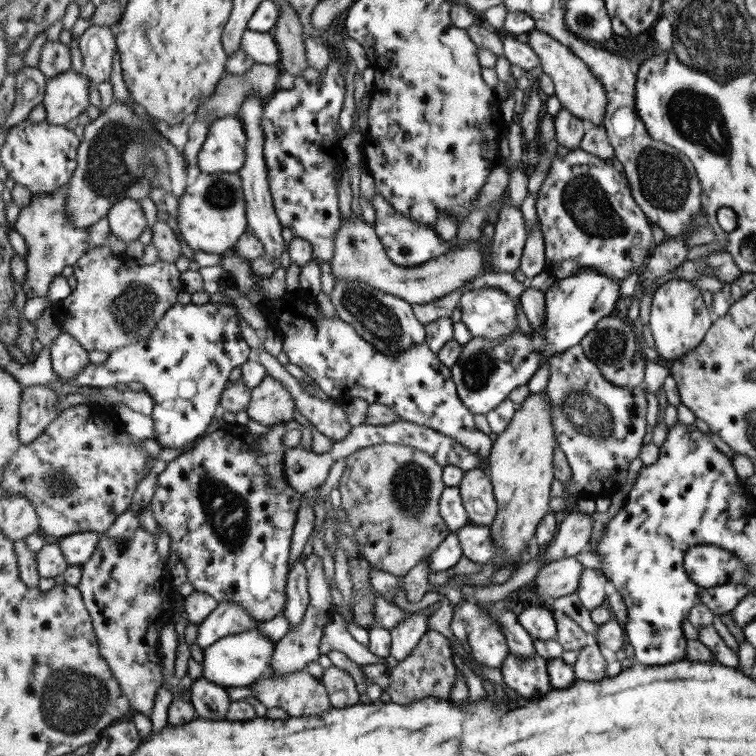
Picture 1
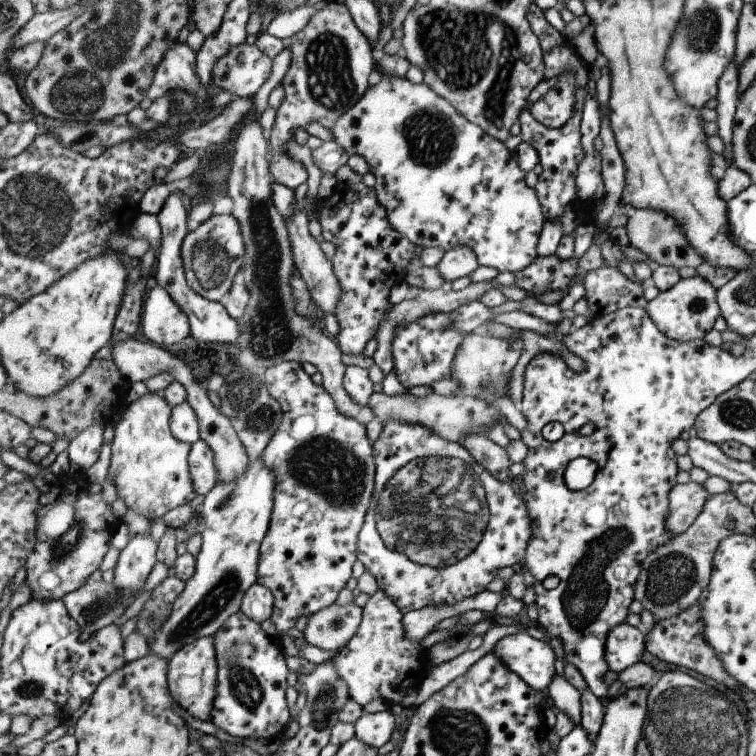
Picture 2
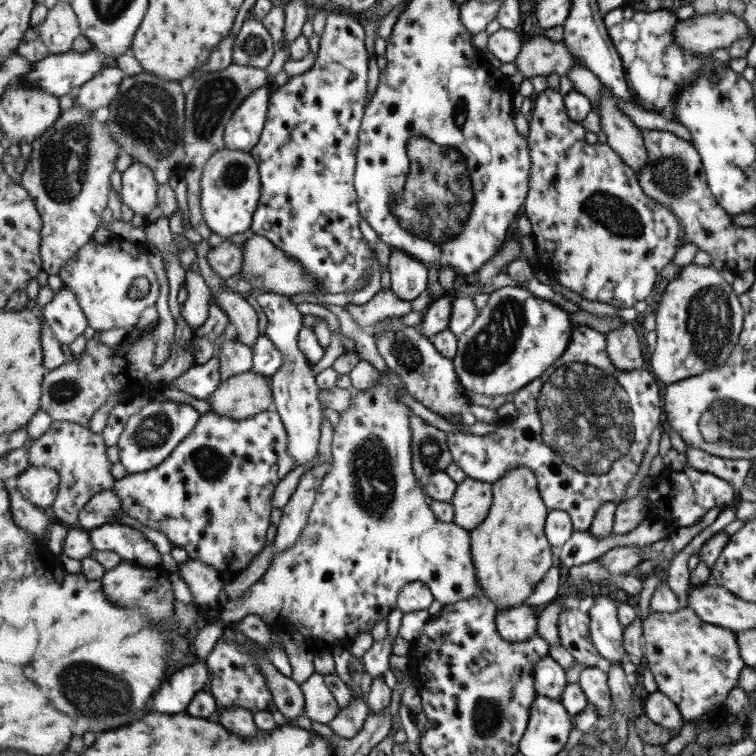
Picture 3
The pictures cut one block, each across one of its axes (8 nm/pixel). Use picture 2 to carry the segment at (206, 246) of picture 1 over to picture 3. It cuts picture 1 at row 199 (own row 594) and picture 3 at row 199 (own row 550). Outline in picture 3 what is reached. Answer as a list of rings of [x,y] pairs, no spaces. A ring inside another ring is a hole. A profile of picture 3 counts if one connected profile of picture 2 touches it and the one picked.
[[[223,149],[217,151],[207,162],[202,172],[201,183],[201,208],[205,222],[212,228],[215,234],[227,237],[235,234],[249,234],[257,207],[260,205],[262,197],[262,182],[260,177],[260,166],[257,159],[253,158],[250,152],[244,150]]]

